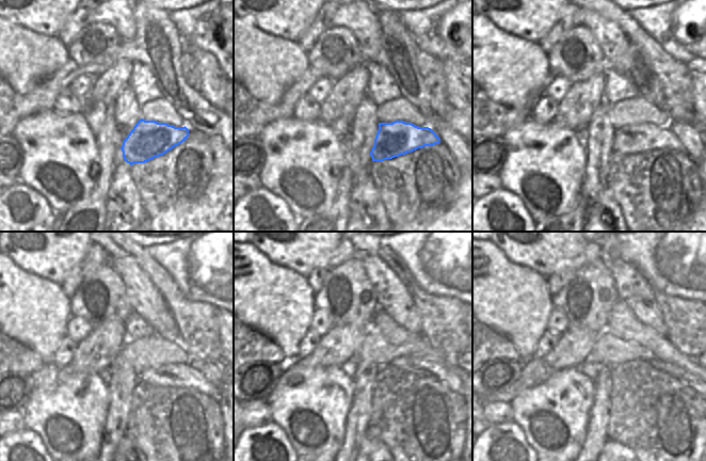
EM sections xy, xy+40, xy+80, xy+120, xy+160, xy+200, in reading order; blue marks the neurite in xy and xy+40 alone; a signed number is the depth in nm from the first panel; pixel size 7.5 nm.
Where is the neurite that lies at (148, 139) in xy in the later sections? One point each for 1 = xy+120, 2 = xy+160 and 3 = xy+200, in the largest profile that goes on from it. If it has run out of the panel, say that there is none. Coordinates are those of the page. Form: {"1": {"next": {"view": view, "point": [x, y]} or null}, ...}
{"1": {"next": {"view": "xy+120", "point": [169, 375]}}, "2": {"next": {"view": "xy+160", "point": [446, 376]}}, "3": {"next": {"view": "xy+200", "point": [672, 369]}}}

